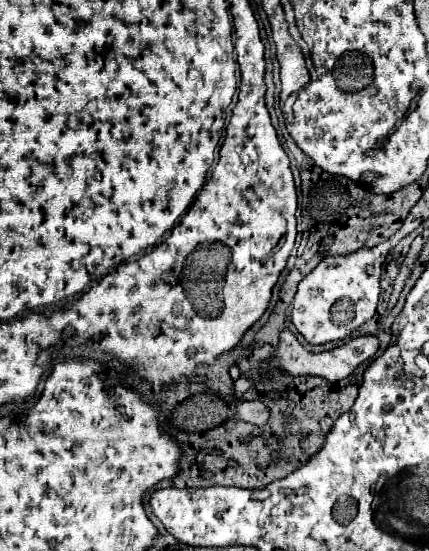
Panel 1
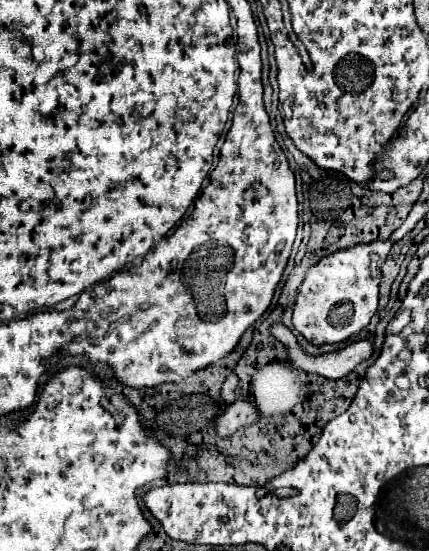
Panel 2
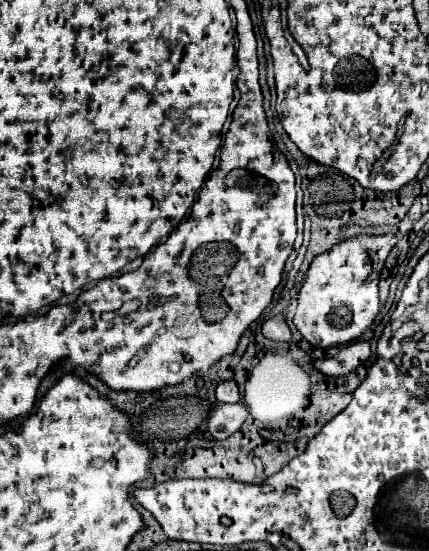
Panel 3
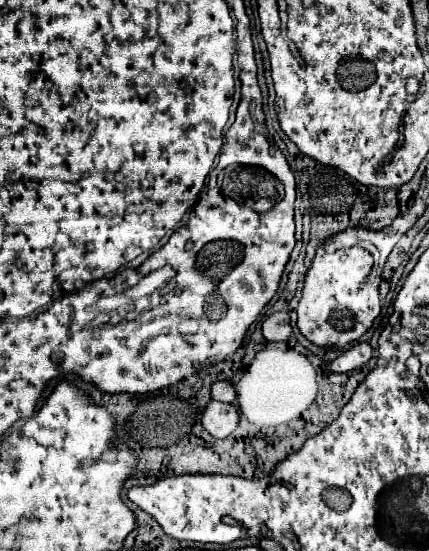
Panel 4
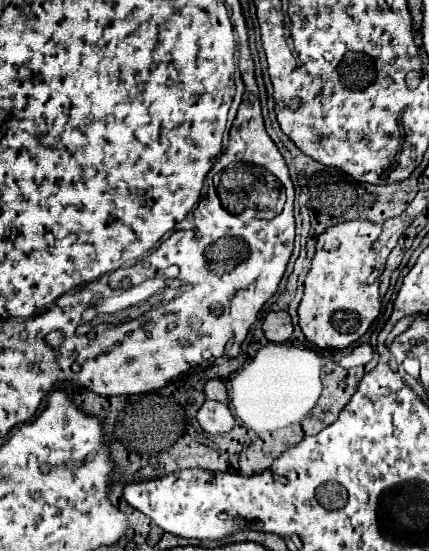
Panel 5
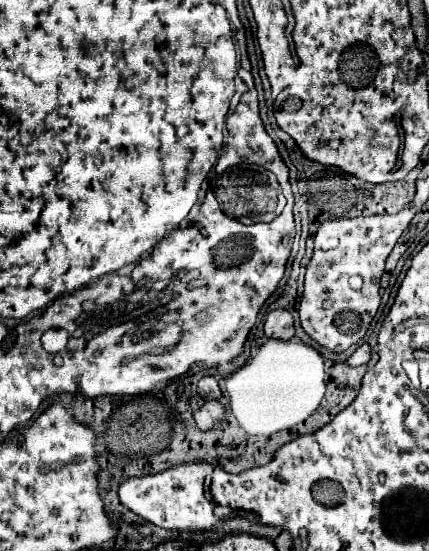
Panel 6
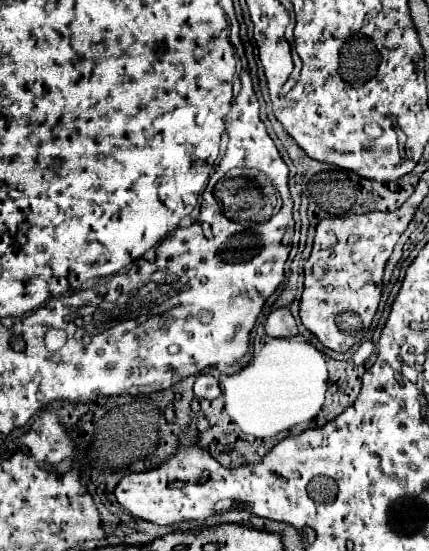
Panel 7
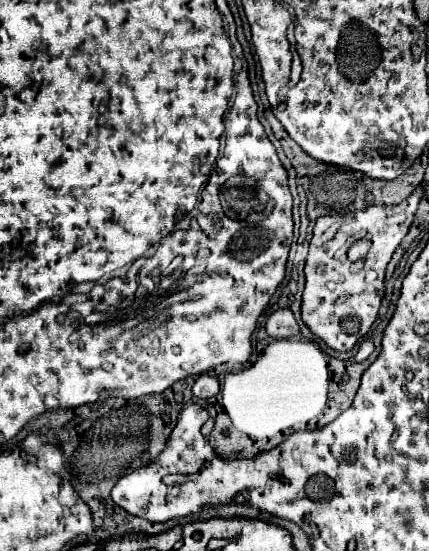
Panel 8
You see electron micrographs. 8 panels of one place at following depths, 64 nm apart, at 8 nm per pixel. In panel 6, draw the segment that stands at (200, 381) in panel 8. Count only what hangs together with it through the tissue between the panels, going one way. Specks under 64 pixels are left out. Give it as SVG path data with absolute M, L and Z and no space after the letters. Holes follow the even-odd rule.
M206 376L198 382L198 394L204 400L220 400L222 398L222 390L220 390L216 378L212 378L212 376Z

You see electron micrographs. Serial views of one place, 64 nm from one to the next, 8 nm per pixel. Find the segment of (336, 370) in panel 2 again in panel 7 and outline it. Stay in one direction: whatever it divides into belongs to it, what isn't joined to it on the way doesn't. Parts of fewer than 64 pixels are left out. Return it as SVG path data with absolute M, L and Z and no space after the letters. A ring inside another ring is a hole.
M278 308L274 310L266 324L264 324L264 330L268 336L272 338L292 338L298 334L298 328L296 328L296 322L294 322L294 316L290 314L288 308ZM362 342L360 348L356 350L356 354L352 356L352 362L354 364L364 364L368 360L368 356L372 354L372 350L374 350L374 344L372 342Z

